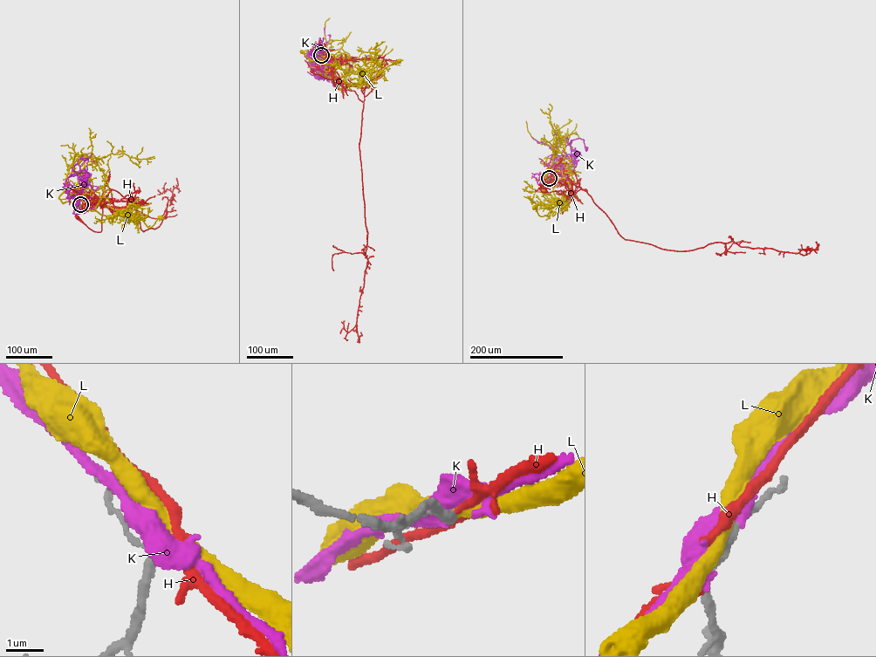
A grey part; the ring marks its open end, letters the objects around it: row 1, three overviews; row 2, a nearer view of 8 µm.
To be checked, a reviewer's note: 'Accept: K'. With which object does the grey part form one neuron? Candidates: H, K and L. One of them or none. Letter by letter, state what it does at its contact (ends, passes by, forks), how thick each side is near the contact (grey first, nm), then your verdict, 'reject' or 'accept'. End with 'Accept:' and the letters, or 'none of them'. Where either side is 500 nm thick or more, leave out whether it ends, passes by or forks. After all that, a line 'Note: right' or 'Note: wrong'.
H: it passes by; calibres 240 and 240 nm; reject
K: calibres 260 and 550 nm; accept
L: it passes by; calibres 240 and 360 nm; reject
Accept: K
Note: right

